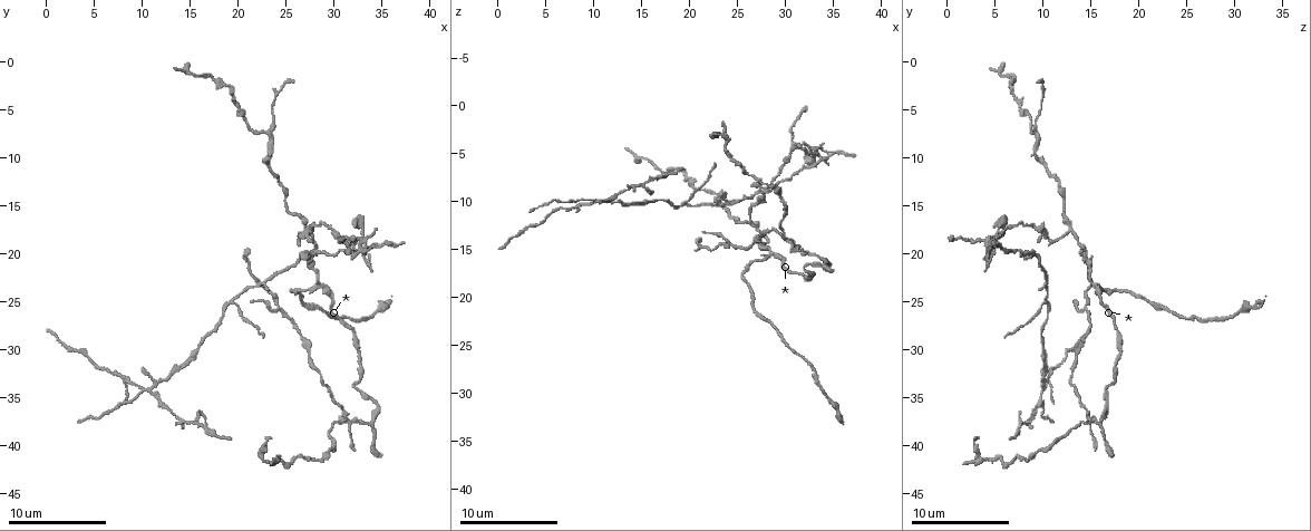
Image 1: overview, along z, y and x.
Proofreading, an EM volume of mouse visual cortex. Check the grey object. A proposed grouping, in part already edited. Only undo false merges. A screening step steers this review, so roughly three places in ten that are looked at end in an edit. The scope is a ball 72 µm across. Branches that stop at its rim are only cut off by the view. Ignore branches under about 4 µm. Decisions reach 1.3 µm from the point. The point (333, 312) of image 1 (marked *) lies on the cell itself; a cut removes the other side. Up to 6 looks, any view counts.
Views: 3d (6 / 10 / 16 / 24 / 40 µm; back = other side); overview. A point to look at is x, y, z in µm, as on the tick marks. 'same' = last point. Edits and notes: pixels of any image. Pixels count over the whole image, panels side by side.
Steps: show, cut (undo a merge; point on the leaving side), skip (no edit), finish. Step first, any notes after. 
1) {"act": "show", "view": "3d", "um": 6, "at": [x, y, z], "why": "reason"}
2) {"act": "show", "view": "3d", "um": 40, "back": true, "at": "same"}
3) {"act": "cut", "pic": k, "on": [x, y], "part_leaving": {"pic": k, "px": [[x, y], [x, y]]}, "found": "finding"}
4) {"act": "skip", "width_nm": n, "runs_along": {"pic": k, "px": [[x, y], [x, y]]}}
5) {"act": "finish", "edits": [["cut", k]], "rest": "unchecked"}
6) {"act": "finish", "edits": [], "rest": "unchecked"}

{"act": "show", "view": "3d", "um": 6, "at": [27.8, 17.2, 9.4], "why": "small branch off a trunk"}

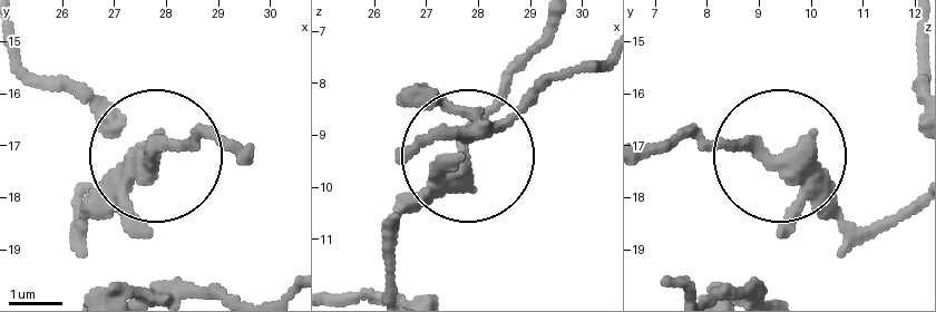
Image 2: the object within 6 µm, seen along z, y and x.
{"act": "show", "view": "3d", "um": 6, "back": true, "at": [27.65, 17.25, 9.15]}

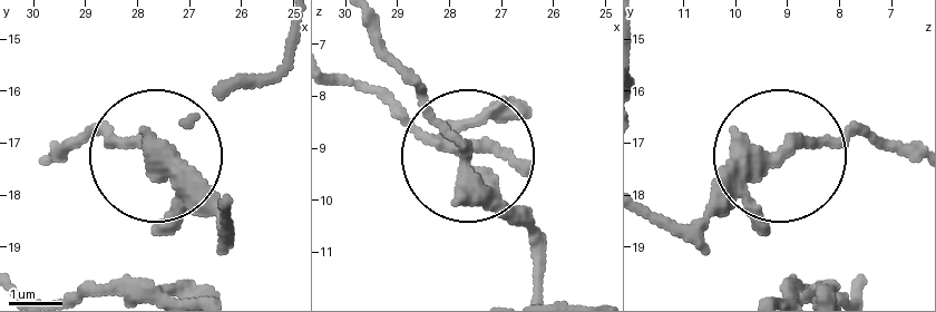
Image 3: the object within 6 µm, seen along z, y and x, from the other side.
{"act": "skip", "width_nm": 270, "runs_along": {"pic": 3, "px": [[650, 208], [690, 217], [769, 155], [885, 137]]}, "found": "all the same cell"}

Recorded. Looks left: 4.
{"act": "show", "view": "3d", "um": 16, "at": [23.4, 7.4, 9.4], "why": "two arms in line, one across"}

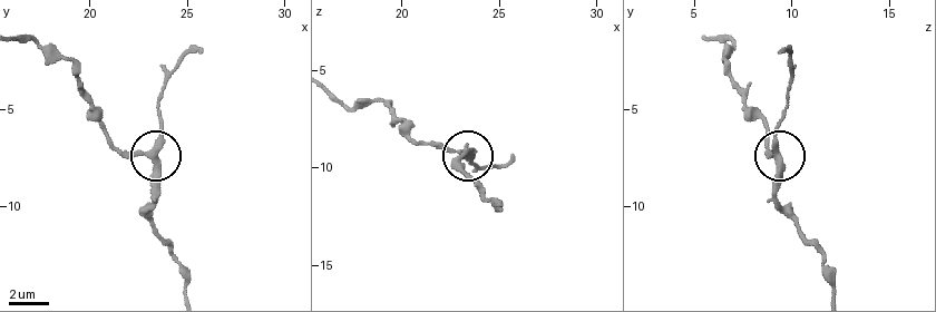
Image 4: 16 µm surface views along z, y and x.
{"act": "skip", "side_arm_um": 7, "runs_along": {"pic": 4, "px": [[834, 291], [831, 271], [773, 191], [773, 136], [788, 93]]}, "found": "continuous, no second cell"}

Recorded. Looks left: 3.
{"act": "show", "view": "3d", "um": 6, "at": [31.0, 37.0, 14.4], "why": "four arms meet"}

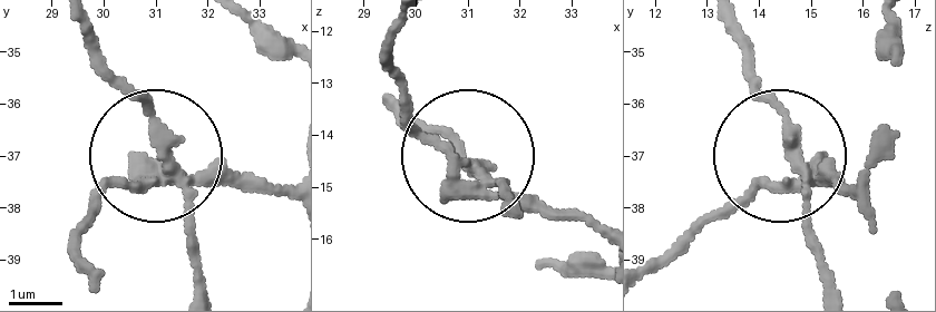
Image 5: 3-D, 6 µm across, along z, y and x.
{"act": "cut", "pic": 5, "on": [191, 245], "width_nm": 280, "part_leaving": {"pic": 5, "px": [[167, 171], [163, 122], [93, 29]]}, "found": "a second cell is stuck on"}

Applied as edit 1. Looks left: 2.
{"act": "finish", "edits": [["cut", 5]], "rest": "unchecked"}

